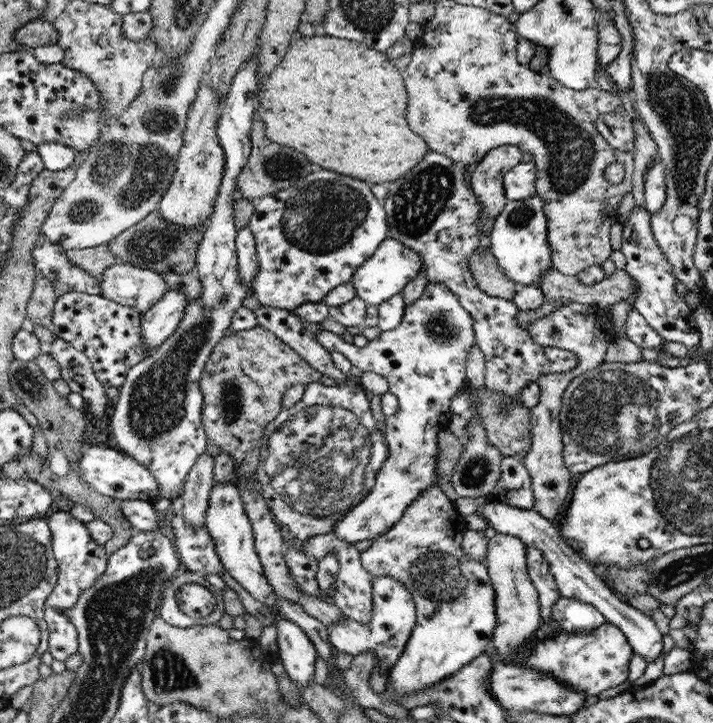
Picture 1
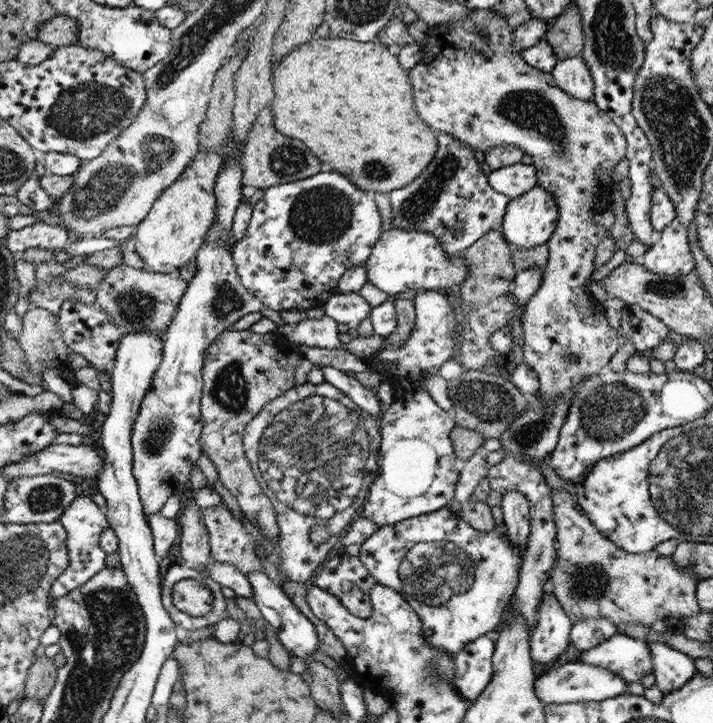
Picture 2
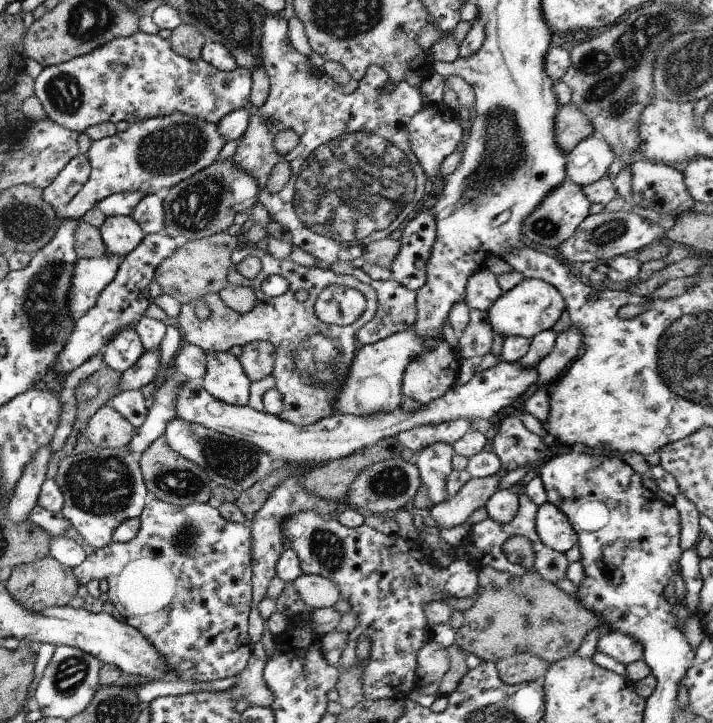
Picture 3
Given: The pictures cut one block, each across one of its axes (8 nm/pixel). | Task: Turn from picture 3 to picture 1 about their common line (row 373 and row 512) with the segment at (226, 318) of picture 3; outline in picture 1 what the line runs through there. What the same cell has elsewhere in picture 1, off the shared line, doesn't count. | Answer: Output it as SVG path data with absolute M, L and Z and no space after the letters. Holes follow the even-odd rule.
M356 380L350 382L348 385L335 386L325 386L320 382L308 383L305 385L305 390L300 401L296 402L293 406L290 406L290 408L280 411L280 415L276 415L275 420L272 420L272 423L267 425L266 432L263 435L262 458L259 461L258 468L258 482L262 484L261 495L266 498L267 504L270 506L271 511L275 514L278 520L285 526L288 526L290 534L296 538L294 543L285 546L284 558L287 560L288 567L291 568L294 581L300 585L302 593L306 593L306 595L317 595L318 593L318 579L316 579L316 574L318 572L319 563L312 556L307 556L302 552L304 542L308 542L308 540L314 538L314 536L330 534L332 530L335 530L336 521L342 520L344 514L347 514L352 507L357 505L368 492L372 490L372 487L374 487L374 483L376 482L377 472L380 470L380 467L384 465L384 461L388 459L388 446L385 442L381 426L378 425L372 415L368 398L369 394L360 387Z

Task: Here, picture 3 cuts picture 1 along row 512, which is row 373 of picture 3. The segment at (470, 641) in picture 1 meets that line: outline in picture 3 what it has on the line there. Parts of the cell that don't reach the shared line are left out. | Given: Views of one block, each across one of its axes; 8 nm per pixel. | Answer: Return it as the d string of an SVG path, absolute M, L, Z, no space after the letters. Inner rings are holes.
M442 336L431 349L406 365L401 391L423 405L444 396L456 382L459 360L459 355Z

